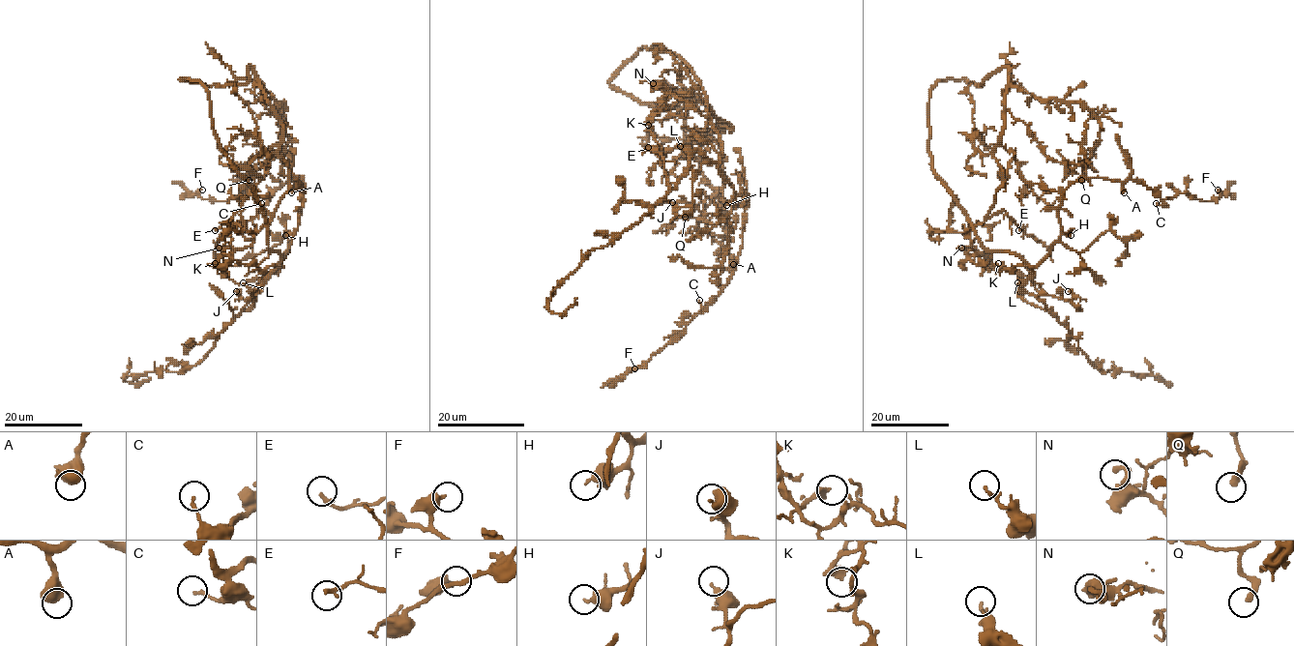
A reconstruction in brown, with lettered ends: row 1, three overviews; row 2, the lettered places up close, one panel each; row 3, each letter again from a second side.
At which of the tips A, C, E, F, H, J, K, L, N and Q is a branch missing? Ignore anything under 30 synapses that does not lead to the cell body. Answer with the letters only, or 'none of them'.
none of them

